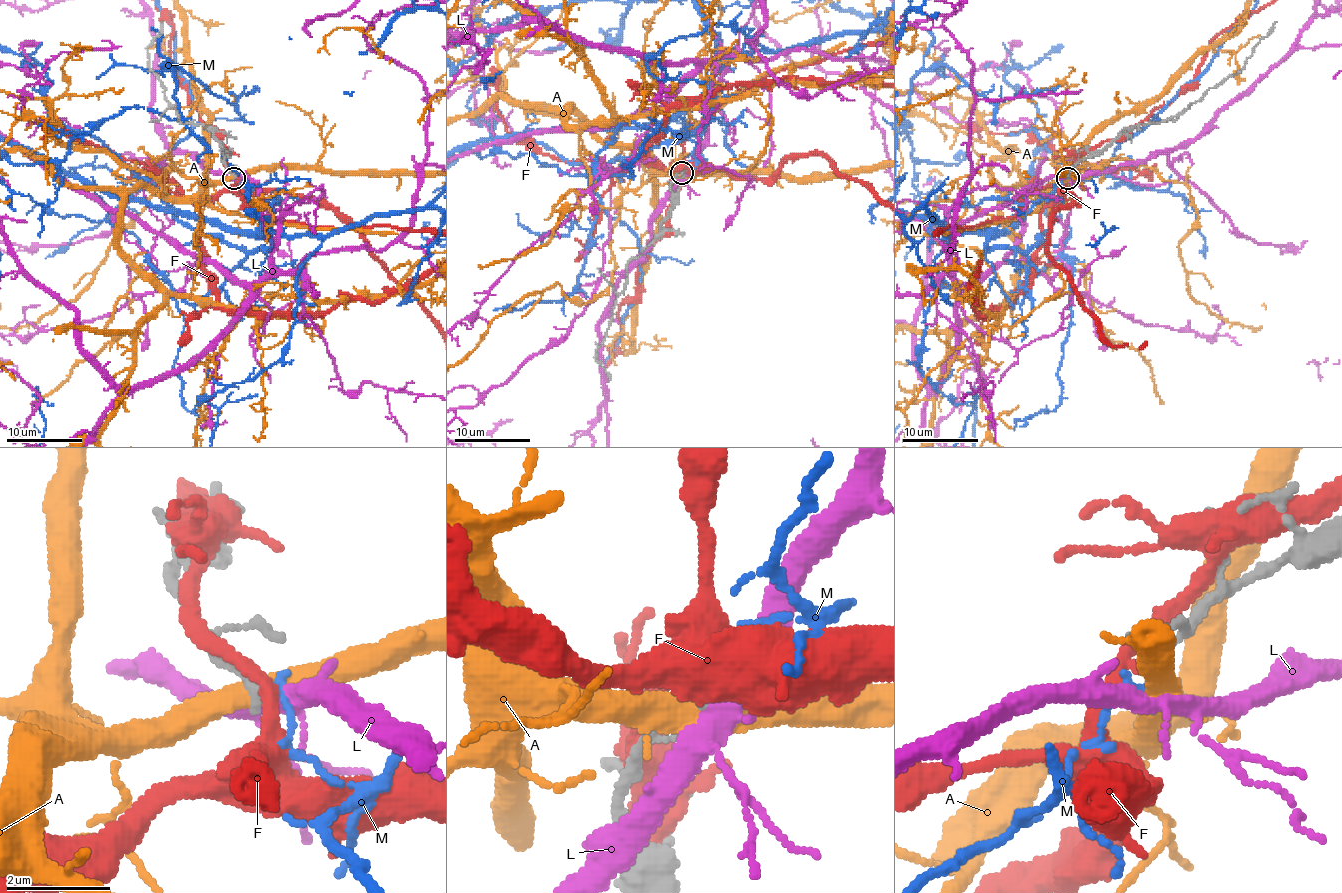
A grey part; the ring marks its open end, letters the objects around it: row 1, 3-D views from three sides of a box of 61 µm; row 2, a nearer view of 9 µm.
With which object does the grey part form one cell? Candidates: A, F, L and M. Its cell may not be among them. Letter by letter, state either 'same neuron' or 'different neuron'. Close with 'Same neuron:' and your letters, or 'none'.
A: different neuron
F: different neuron
L: different neuron
M: different neuron
Same neuron: none

